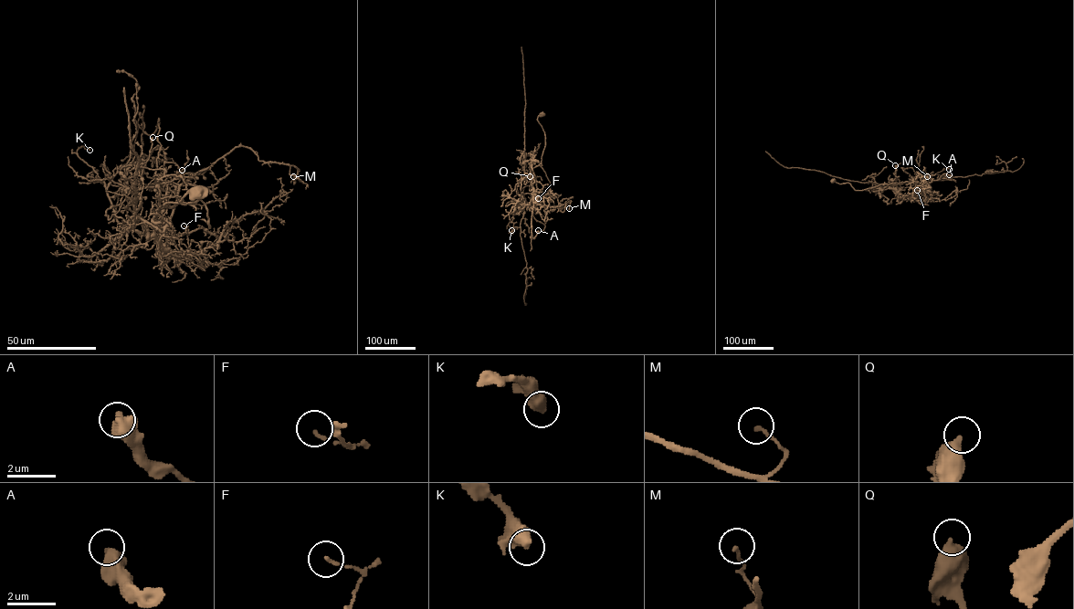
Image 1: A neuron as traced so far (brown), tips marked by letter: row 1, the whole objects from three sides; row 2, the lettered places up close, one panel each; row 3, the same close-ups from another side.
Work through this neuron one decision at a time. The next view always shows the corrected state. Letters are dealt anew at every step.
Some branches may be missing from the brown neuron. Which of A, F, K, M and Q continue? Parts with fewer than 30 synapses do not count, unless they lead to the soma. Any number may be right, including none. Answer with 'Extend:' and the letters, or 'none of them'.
Extend: none of them

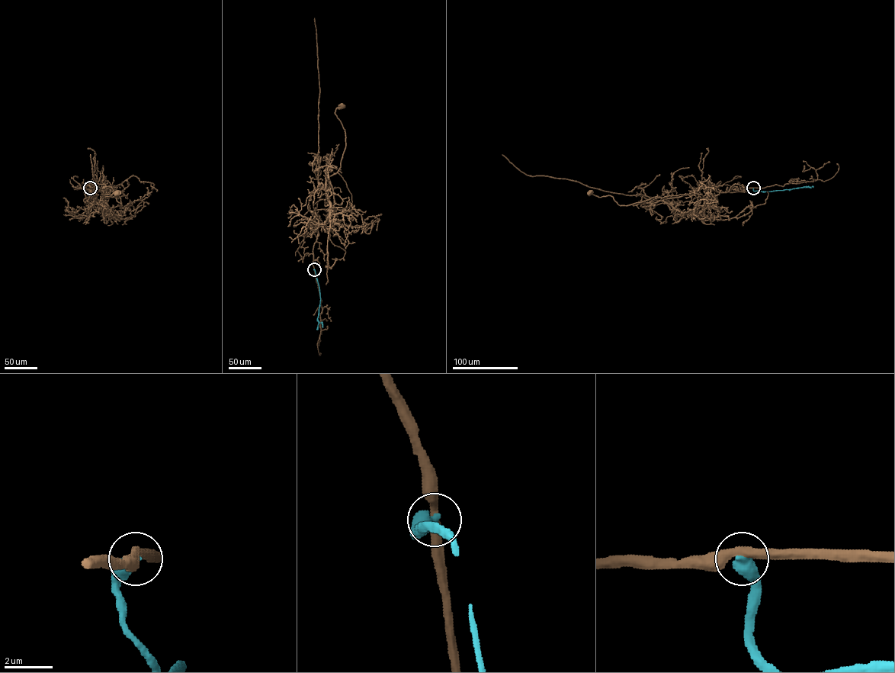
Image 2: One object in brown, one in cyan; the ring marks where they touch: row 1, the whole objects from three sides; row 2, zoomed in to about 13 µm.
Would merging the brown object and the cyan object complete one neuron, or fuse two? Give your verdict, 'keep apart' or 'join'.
keep apart

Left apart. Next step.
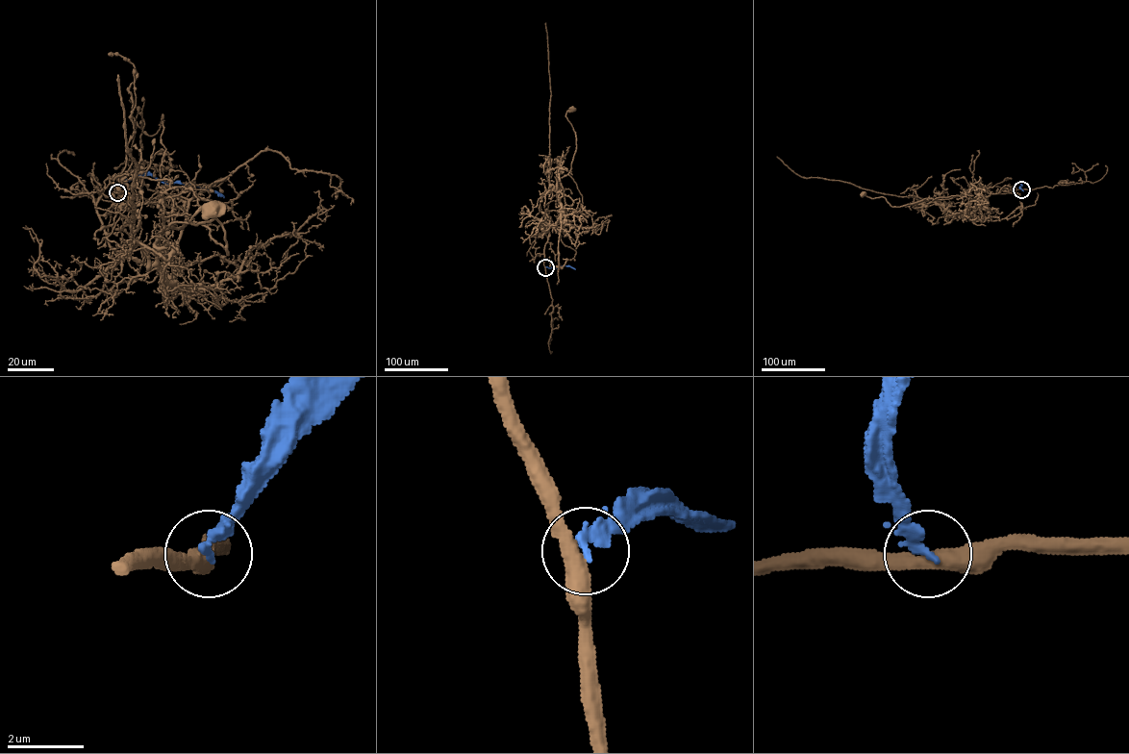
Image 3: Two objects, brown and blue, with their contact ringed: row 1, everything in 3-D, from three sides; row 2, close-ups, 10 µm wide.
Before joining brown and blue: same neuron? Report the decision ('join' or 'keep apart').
keep apart

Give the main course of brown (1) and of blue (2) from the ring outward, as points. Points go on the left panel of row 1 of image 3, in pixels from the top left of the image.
1: (117, 192), (133, 251), (94, 238), (149, 267), (175, 222), (227, 254), (190, 222), (213, 207)
2: (117, 192), (136, 177), (152, 175), (162, 182), (195, 185), (217, 191), (223, 197)

